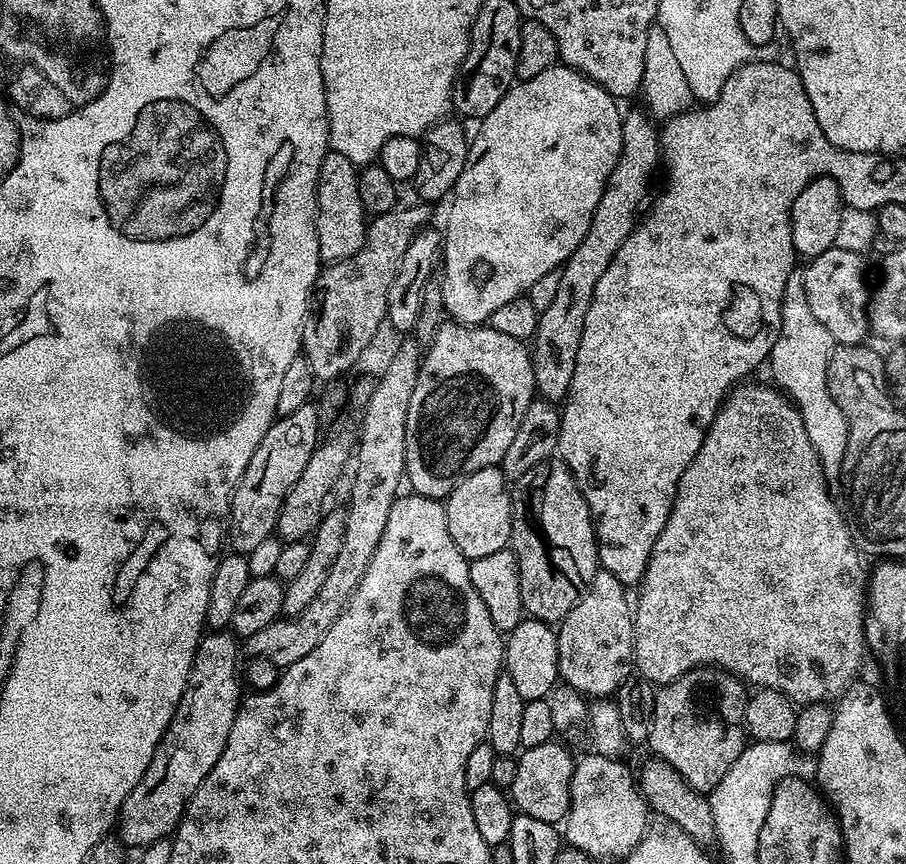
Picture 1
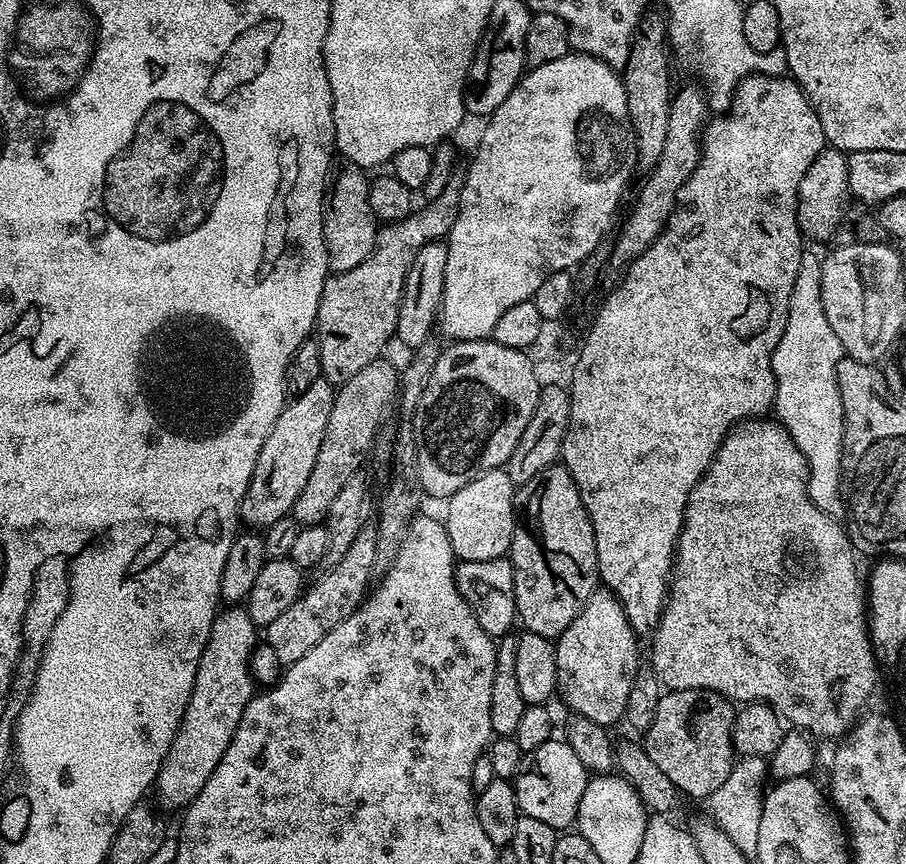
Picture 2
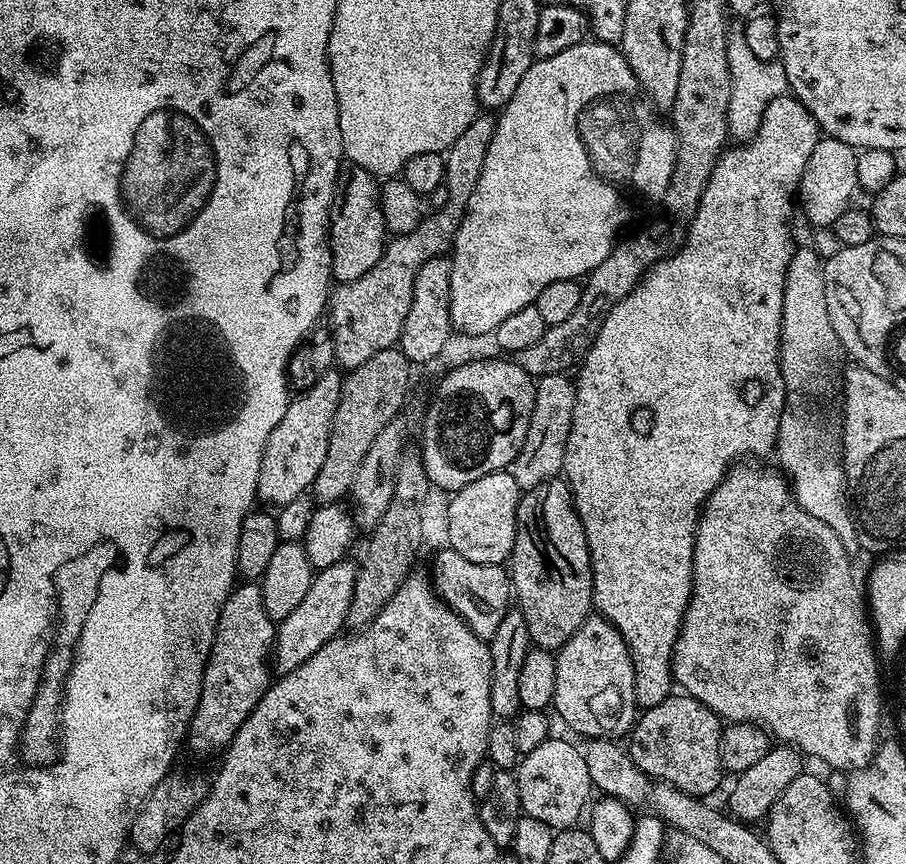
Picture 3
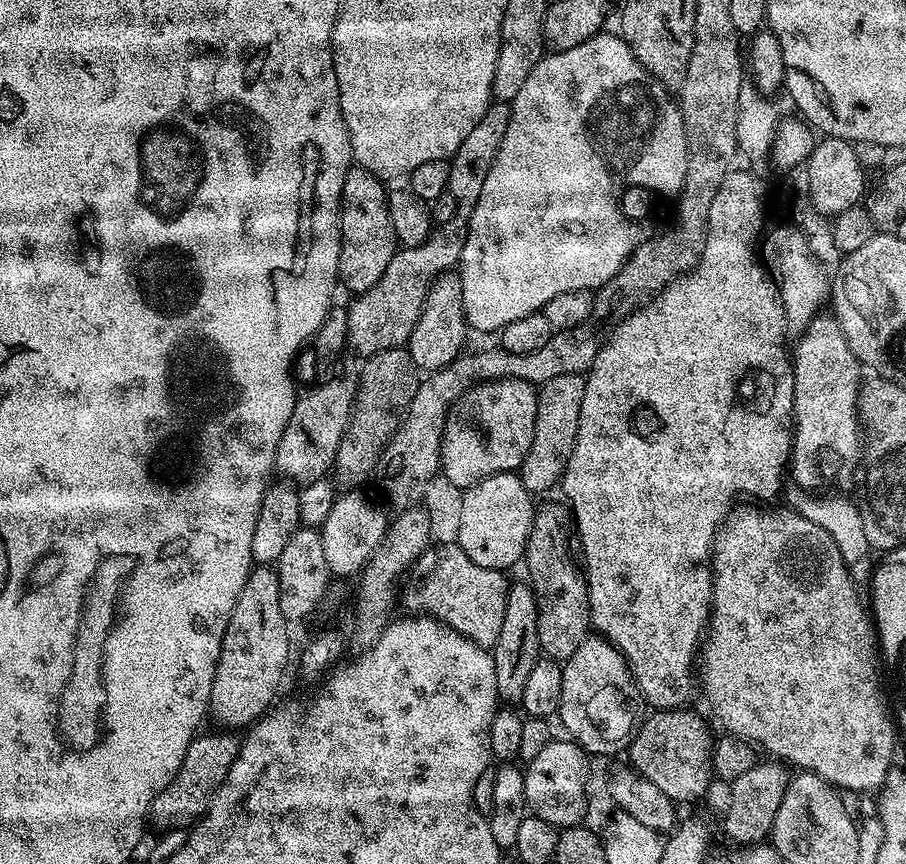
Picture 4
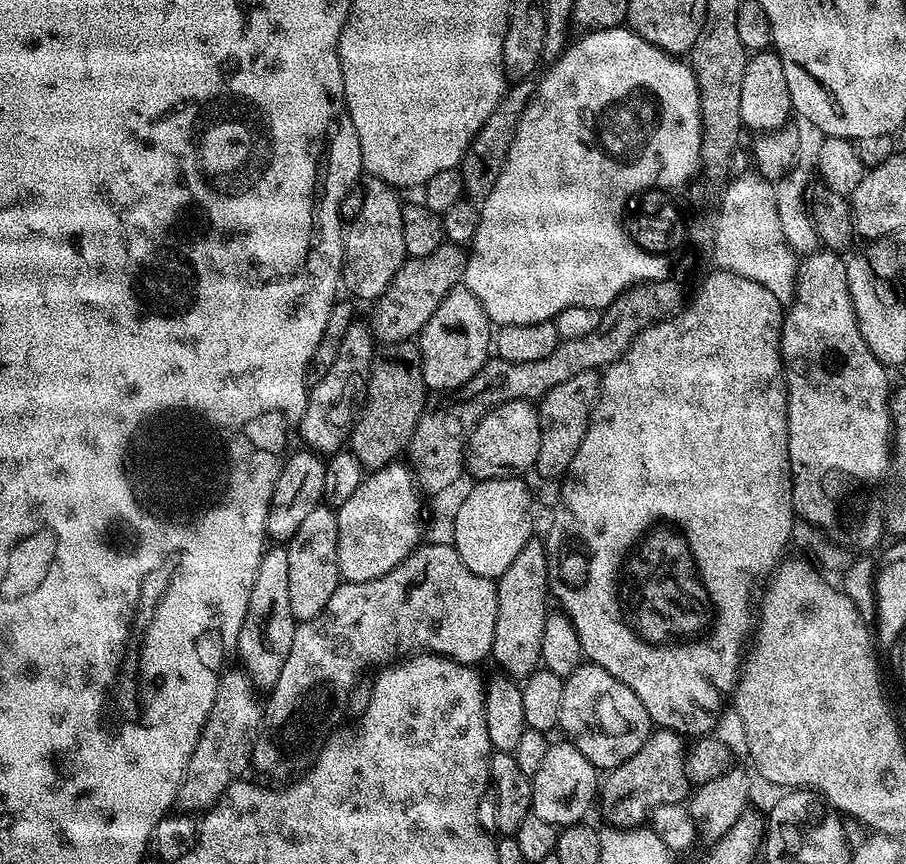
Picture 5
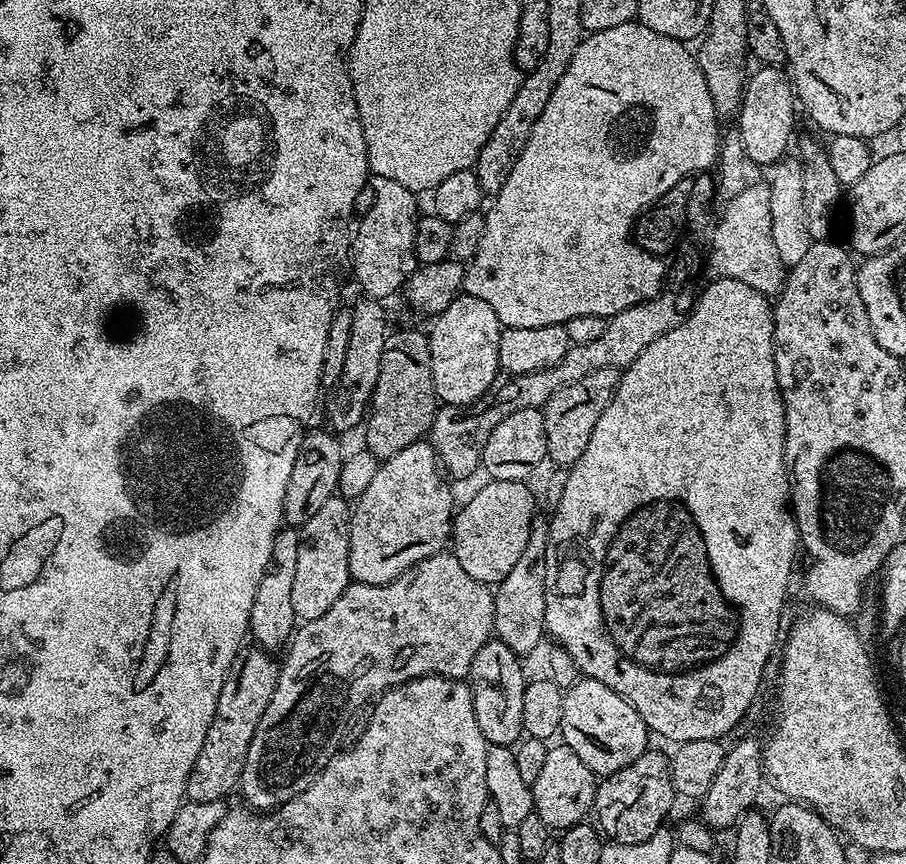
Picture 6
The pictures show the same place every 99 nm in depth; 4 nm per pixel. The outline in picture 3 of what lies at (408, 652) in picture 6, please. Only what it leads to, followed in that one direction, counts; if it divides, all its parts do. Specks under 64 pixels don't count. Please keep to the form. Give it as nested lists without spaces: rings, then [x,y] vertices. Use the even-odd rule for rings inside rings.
[[[441,548],[436,556],[436,569],[430,573],[437,596],[460,615],[460,619],[470,626],[470,630],[474,630],[480,640],[491,641],[502,618],[506,618],[508,609],[514,604],[509,569],[504,564],[470,562],[470,558],[462,558],[462,554],[458,554],[453,548]]]

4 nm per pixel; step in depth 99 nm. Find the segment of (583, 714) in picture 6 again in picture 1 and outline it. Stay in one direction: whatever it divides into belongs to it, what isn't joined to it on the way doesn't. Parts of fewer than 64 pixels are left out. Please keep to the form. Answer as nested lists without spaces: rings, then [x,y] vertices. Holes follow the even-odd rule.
[[[598,570],[594,574],[594,578],[589,582],[587,590],[577,600],[576,605],[567,612],[563,620],[559,621],[558,631],[556,634],[556,641],[558,642],[558,666],[560,667],[560,680],[565,685],[573,688],[574,691],[579,692],[584,698],[612,698],[620,690],[620,685],[625,683],[633,675],[634,672],[634,657],[632,655],[632,621],[634,619],[634,608],[630,603],[630,596],[626,593],[626,586],[622,582],[618,582],[618,578],[614,578],[614,574]]]

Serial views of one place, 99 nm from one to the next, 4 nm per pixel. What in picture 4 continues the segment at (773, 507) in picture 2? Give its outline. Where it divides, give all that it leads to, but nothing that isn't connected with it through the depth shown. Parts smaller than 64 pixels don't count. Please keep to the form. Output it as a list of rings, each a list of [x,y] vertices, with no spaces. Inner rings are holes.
[[[737,507],[721,524],[712,553],[712,615],[710,631],[702,646],[704,690],[710,696],[708,704],[712,707],[713,714],[724,723],[727,733],[737,736],[739,740],[747,740],[761,753],[769,752],[773,761],[787,762],[793,769],[813,772],[833,788],[845,793],[875,793],[883,788],[889,773],[880,770],[880,707],[886,703],[886,697],[880,693],[880,676],[876,673],[878,641],[874,621],[865,601],[864,604],[860,601],[860,592],[848,573],[851,572],[849,565],[845,564],[842,554],[838,554],[834,538],[830,538],[822,526],[814,526],[814,522],[797,512],[758,512],[754,509],[757,507],[744,507],[748,508]]]

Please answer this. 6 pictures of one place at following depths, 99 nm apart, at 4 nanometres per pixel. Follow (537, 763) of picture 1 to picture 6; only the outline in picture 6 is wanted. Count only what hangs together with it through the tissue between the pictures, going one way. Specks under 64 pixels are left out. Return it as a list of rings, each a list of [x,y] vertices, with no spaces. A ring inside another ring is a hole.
[[[562,742],[557,743],[557,748],[549,747],[546,762],[532,783],[535,815],[540,816],[552,830],[563,830],[581,823],[587,817],[584,815],[593,811],[597,783],[596,773],[586,766],[586,762],[582,762],[582,758],[578,758],[578,754],[574,754],[574,750]]]

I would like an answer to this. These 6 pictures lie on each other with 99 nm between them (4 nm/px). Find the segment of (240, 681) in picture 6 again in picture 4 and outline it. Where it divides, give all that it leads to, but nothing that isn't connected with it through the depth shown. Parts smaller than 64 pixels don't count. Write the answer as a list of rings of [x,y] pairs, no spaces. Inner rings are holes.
[[[204,730],[195,736],[186,750],[186,758],[182,758],[182,766],[178,770],[178,774],[170,782],[170,786],[166,786],[166,790],[162,790],[162,794],[158,794],[158,798],[154,798],[150,809],[150,820],[151,823],[156,823],[160,830],[169,828],[191,829],[192,825],[204,815],[204,812],[210,806],[210,802],[217,790],[222,786],[226,774],[230,774],[230,766],[234,766],[242,743],[239,735],[233,734],[228,730],[222,731],[226,732],[207,732],[207,730]]]

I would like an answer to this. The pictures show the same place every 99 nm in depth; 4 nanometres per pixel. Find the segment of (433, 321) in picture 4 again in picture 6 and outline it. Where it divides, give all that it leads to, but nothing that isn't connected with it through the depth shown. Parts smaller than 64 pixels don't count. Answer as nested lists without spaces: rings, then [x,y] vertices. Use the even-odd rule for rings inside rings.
[[[457,294],[446,310],[435,313],[432,329],[426,335],[430,342],[430,370],[434,378],[437,401],[448,406],[467,406],[488,395],[501,371],[498,342],[502,325],[498,314],[482,298]]]

